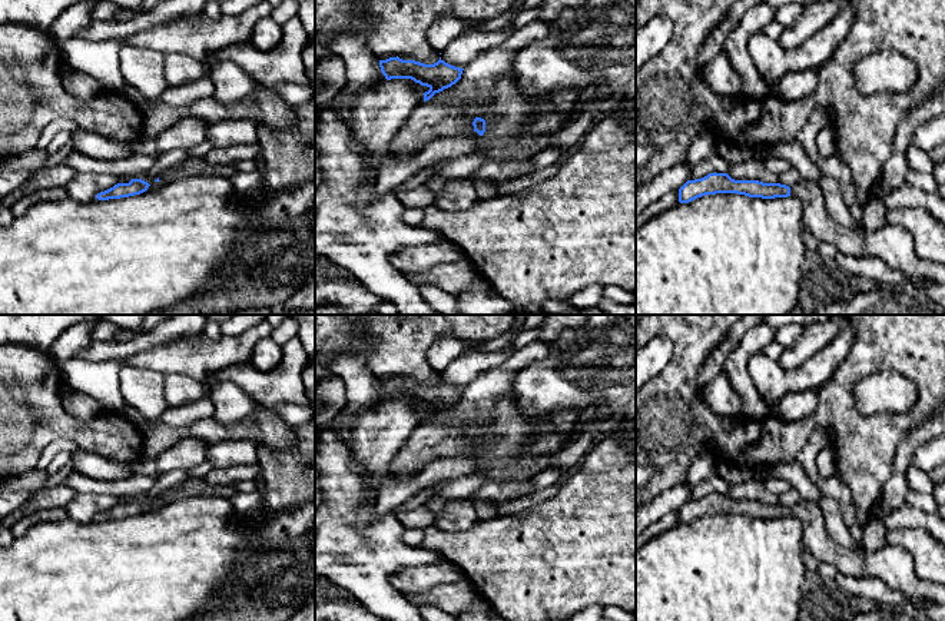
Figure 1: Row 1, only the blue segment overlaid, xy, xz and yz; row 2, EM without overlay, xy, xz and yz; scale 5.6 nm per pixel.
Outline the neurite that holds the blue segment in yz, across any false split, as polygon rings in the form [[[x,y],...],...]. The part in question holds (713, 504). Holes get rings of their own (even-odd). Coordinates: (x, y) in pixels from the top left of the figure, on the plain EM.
[[[709,494],[702,499],[687,501],[679,509],[679,522],[716,514],[737,514],[749,518],[775,519],[793,517],[802,522],[803,547],[820,562],[835,565],[848,577],[875,577],[889,588],[902,591],[908,601],[926,600],[945,605],[945,587],[921,580],[914,569],[914,559],[905,548],[885,544],[876,551],[853,551],[830,539],[825,515],[818,502],[799,501],[793,507],[735,501],[727,494]]]

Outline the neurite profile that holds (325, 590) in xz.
[[[315,572],[315,621],[384,621],[346,590]]]

